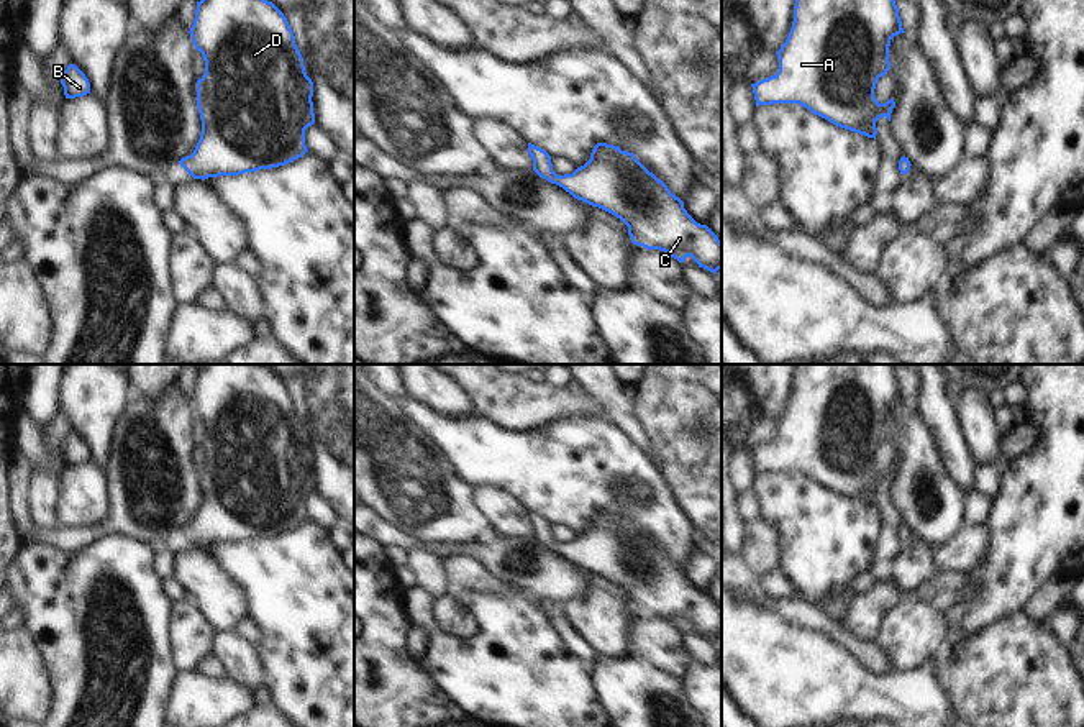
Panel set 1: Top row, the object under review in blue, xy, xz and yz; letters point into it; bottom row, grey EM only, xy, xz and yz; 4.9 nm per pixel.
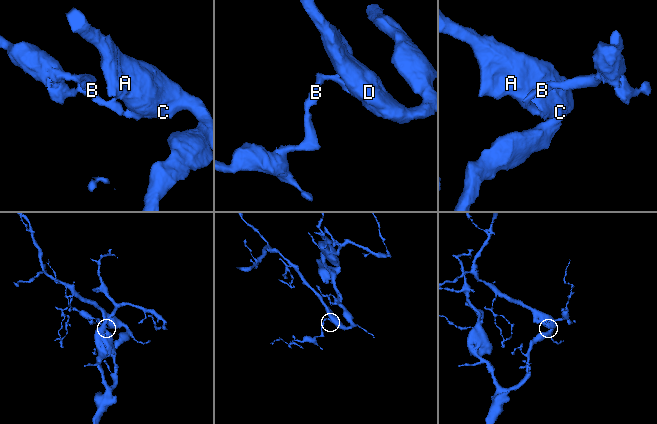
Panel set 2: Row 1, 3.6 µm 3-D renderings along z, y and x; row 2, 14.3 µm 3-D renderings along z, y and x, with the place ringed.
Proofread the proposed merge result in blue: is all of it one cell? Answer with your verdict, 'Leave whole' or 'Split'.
Leave whole

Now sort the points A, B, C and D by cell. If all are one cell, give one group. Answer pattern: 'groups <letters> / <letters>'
groups A B C D

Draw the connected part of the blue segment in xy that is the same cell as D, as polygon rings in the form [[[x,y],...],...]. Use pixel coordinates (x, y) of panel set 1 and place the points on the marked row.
[[[200,0],[197,2],[195,20],[190,28],[192,43],[197,51],[202,53],[205,61],[205,74],[197,80],[197,107],[202,120],[200,139],[190,156],[185,156],[179,164],[194,179],[208,179],[218,176],[239,176],[244,172],[256,172],[261,169],[272,169],[285,166],[298,158],[302,158],[308,149],[305,146],[305,130],[315,123],[313,113],[313,82],[305,72],[303,57],[295,44],[294,31],[284,13],[267,0]]]

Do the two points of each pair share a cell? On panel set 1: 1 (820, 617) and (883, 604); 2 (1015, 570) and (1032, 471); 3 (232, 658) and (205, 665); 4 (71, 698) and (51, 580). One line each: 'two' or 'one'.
1: two
2: one
3: two
4: one

